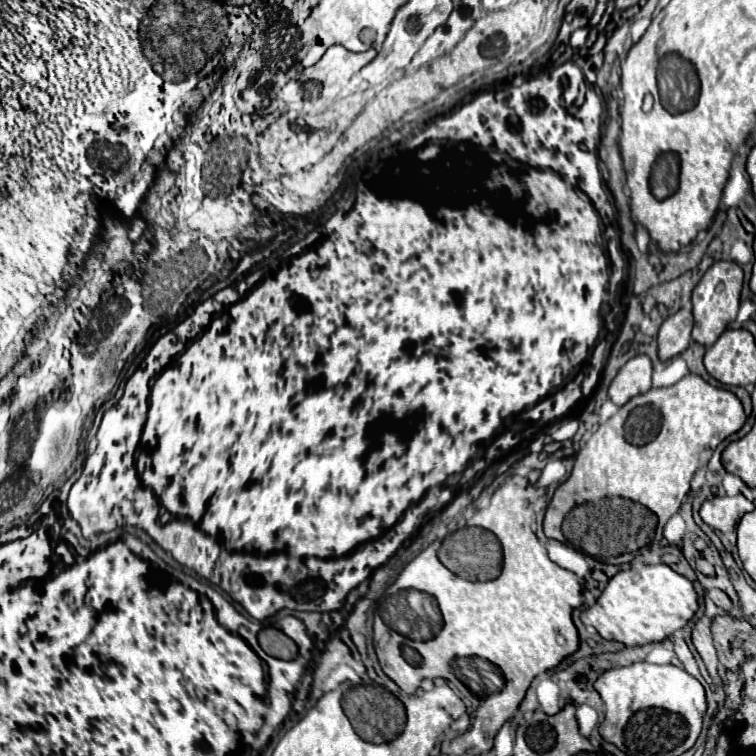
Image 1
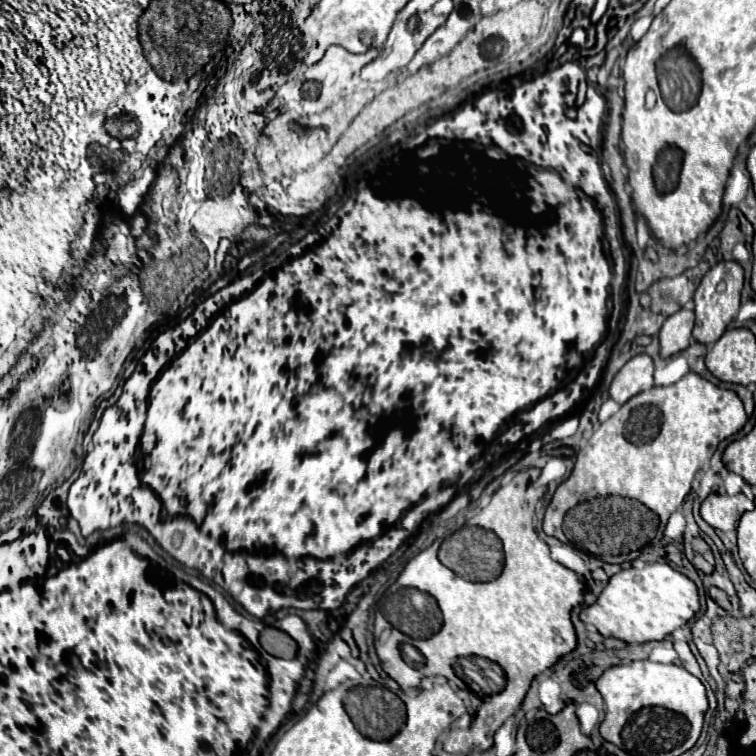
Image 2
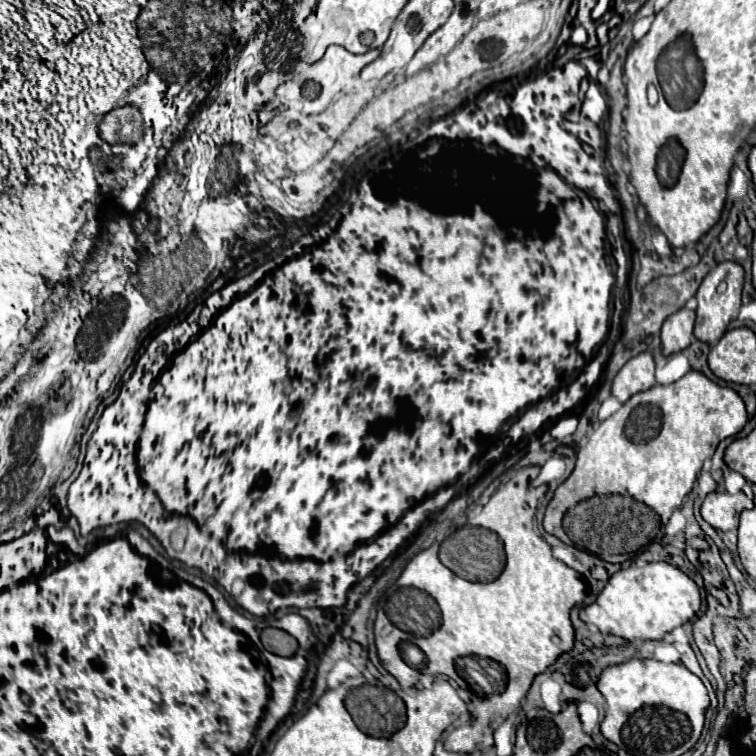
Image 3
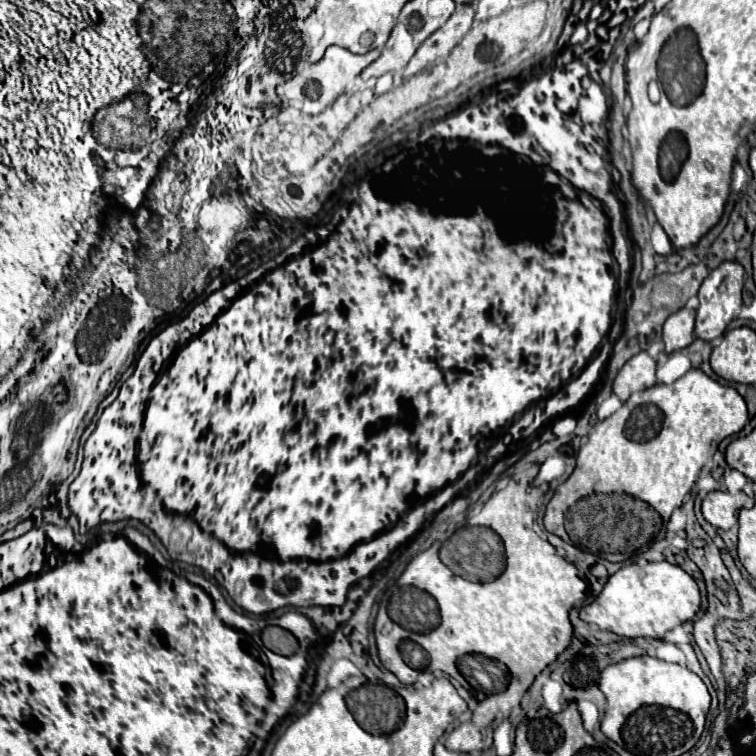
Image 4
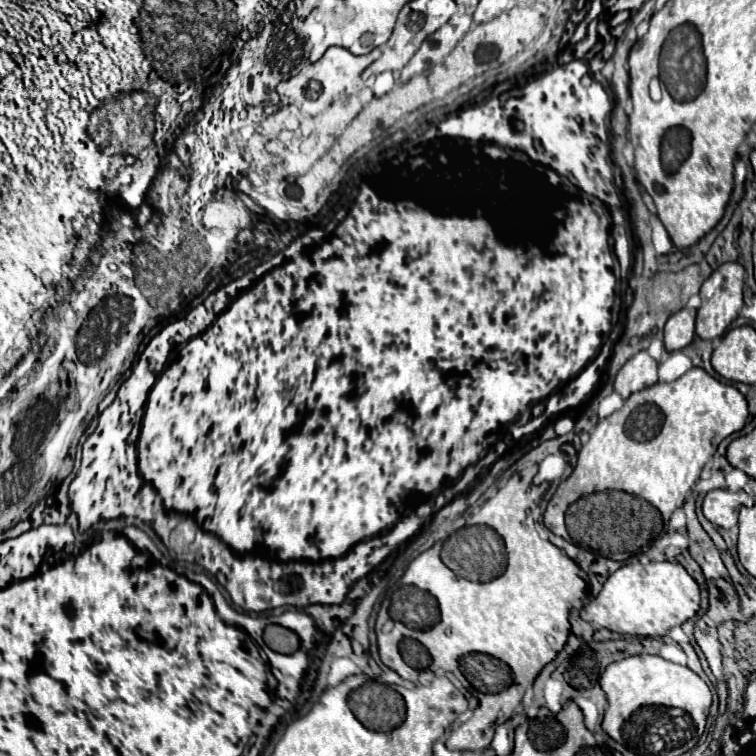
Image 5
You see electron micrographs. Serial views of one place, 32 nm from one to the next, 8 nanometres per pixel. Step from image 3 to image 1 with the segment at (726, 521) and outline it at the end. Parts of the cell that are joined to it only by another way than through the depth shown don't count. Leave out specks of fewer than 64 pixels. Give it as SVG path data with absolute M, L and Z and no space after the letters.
M742 494L714 496L712 500L706 500L702 504L700 516L710 528L718 532L732 532L736 530L740 518L752 510L754 510L754 504L746 500Z

